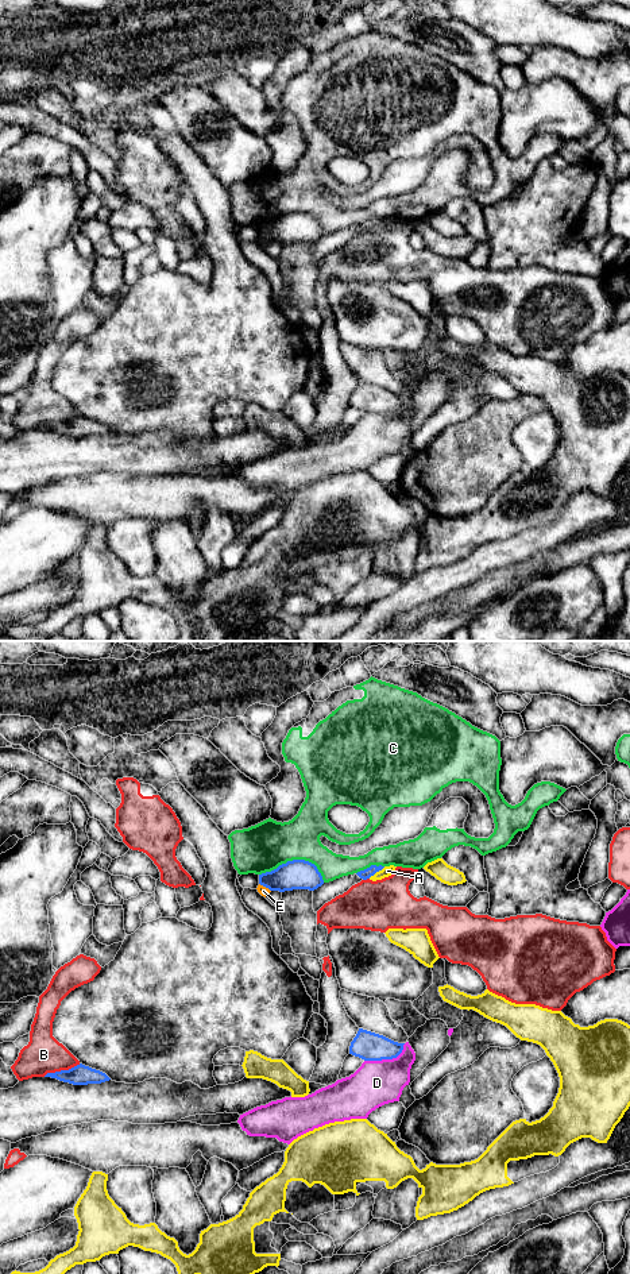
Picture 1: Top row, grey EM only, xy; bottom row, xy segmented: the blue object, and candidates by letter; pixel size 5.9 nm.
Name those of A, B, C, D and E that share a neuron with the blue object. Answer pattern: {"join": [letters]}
{"join": []}

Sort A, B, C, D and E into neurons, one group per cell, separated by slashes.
A / B / C / D / E

